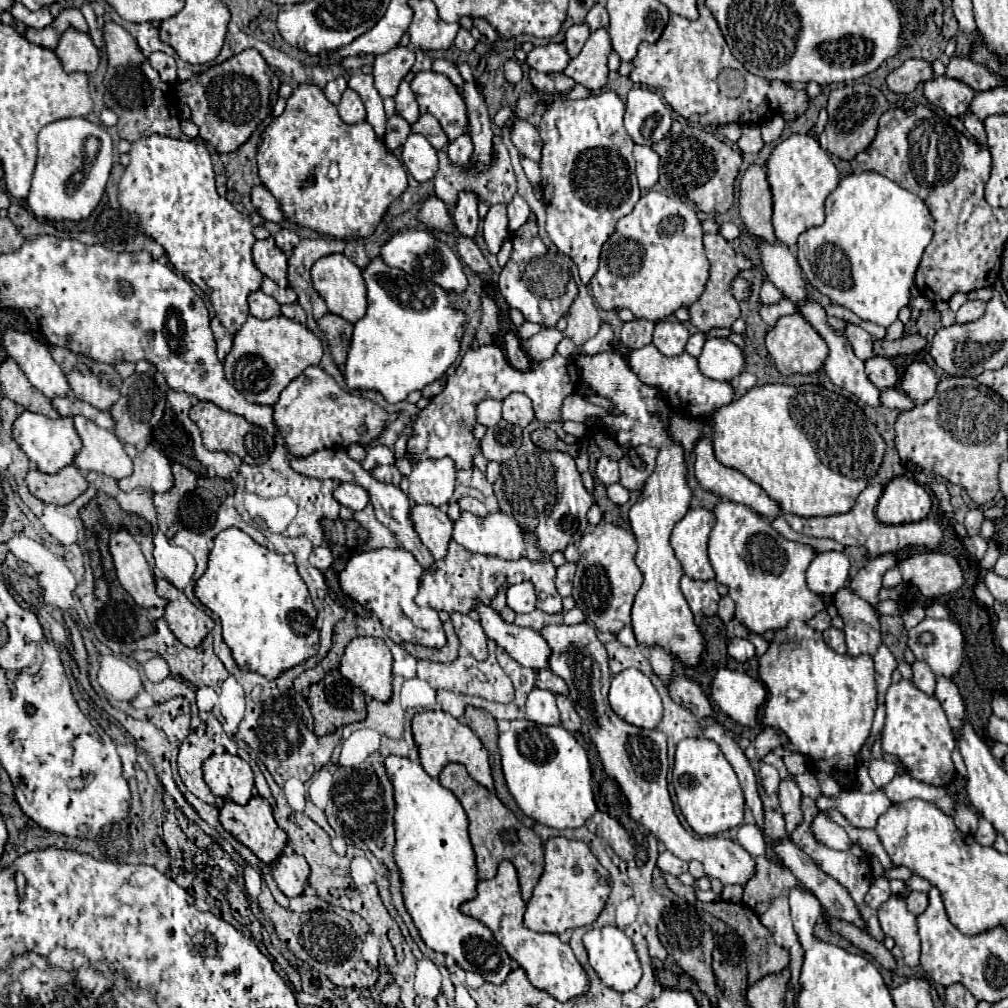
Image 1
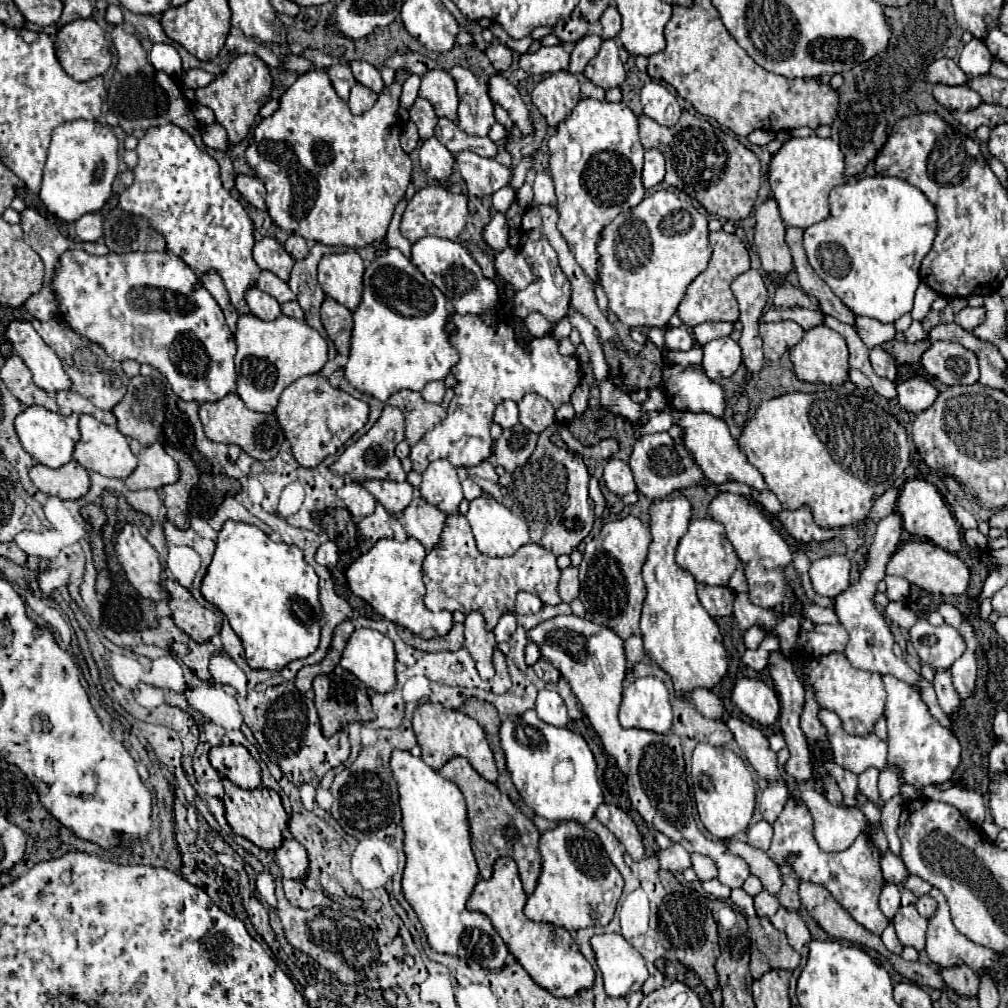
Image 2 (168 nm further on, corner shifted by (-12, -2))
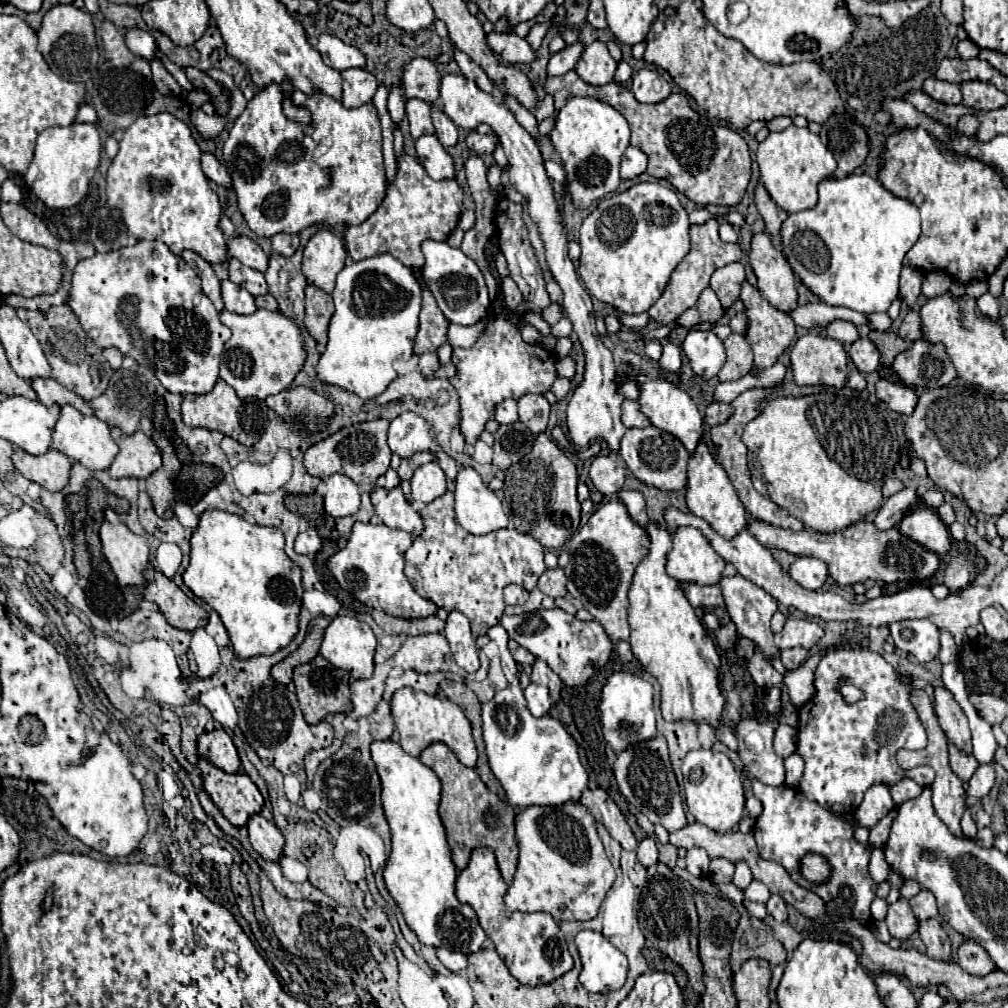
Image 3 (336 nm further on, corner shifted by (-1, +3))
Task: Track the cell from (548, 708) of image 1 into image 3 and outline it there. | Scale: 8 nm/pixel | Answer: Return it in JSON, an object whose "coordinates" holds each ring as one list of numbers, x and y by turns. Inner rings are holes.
{"coordinates":[[530,683,530,685,524,689,524,697,526,697,528,709,530,709,530,713,532,713,534,717,542,717,542,715,546,715,548,709,552,707,548,689,546,689,544,685]]}

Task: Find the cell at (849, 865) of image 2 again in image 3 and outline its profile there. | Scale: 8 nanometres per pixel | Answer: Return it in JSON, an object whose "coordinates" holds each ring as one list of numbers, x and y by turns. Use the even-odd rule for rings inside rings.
{"coordinates":[[758,779,752,781,752,793,762,803,762,813,756,819,756,825,752,829,758,853,762,859,774,861,782,865,790,879,798,883,800,887,808,887,808,891,820,895,824,901,832,901,840,895,844,887,852,891,852,913,860,923,870,921,870,903,876,897,876,883,872,881,868,873,868,861,870,861,870,847,862,845,854,839,854,823,846,821,840,815,834,815,830,811,824,811,818,803,808,801,800,789,792,789,788,785,780,787,768,787,760,783],[806,853,818,853,826,857,826,861,832,865,832,877,828,883,812,885,808,883,800,873,800,859]]}

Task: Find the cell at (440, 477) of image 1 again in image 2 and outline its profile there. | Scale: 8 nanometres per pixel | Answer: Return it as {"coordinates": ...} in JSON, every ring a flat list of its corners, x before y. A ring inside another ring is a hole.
{"coordinates":[[435,460,423,472,423,482,419,486,421,496,437,506,445,514,453,514,463,500,461,482,457,476,457,468,449,460]]}

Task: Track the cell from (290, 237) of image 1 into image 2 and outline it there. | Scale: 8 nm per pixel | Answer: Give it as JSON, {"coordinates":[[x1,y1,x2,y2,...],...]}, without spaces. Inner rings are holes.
{"coordinates":[[291,234,291,236,287,238,287,242,285,242,285,250,287,250,295,260,305,258,305,256,309,254,309,248,307,248,305,238,299,236,299,234]]}

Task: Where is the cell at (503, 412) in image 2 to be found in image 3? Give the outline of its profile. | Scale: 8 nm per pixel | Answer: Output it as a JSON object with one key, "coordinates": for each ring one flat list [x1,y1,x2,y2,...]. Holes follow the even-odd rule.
{"coordinates":[[506,399,496,407,496,421,504,423,504,425,518,421,518,407,516,407,514,399]]}

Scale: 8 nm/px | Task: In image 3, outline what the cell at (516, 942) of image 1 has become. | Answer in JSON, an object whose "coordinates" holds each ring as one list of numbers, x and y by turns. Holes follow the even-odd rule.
{"coordinates":[[478,847,472,851,468,867,460,871,456,879,456,897,460,903,468,903,478,917,480,927,486,931,488,939,494,943,498,955,506,963,508,971,522,983,522,985,546,985,566,971,572,969,572,957,568,953,564,935,552,915,536,911,536,913,522,913,522,911,508,911,504,905,506,883,498,871,494,851,490,847]]}

